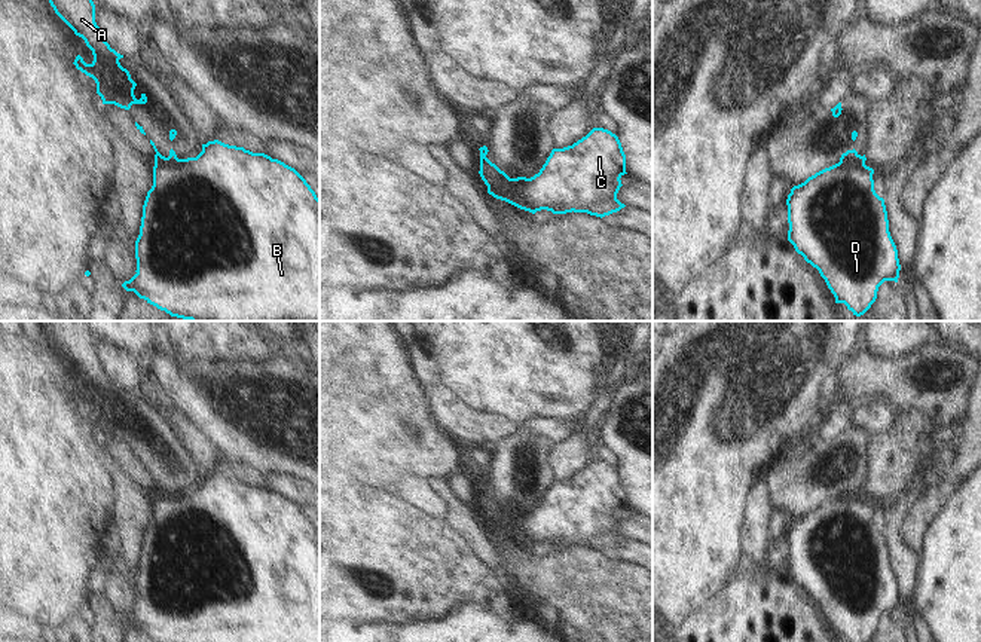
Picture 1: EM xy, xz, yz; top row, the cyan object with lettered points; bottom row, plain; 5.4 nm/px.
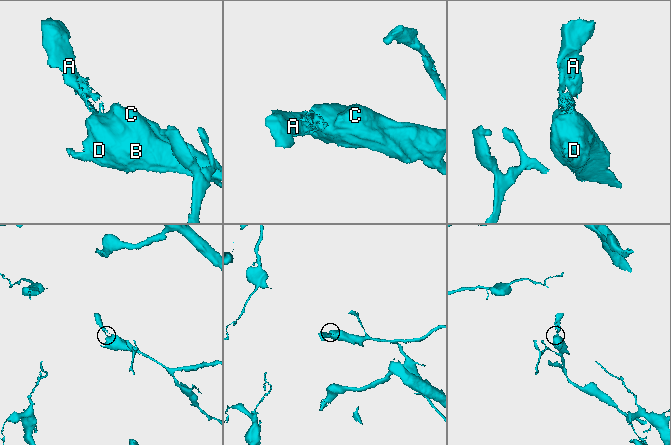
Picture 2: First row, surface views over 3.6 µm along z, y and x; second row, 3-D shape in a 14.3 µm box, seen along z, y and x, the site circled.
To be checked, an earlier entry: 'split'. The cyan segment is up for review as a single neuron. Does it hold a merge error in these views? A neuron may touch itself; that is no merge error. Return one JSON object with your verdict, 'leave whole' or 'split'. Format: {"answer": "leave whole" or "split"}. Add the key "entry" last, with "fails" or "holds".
{"answer": "split", "entry": "holds"}

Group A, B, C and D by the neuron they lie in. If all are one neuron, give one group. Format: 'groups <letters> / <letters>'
groups A / B C D

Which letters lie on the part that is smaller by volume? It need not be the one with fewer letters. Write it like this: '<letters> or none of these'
A

